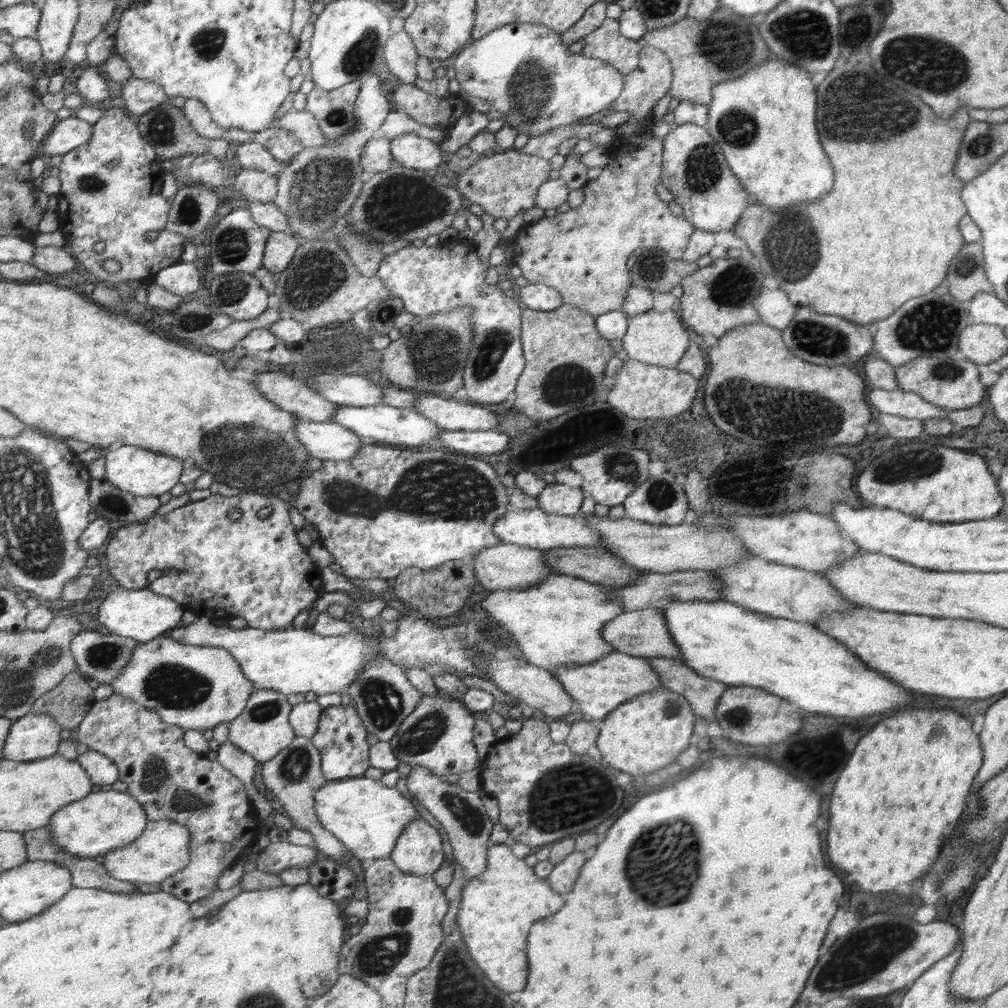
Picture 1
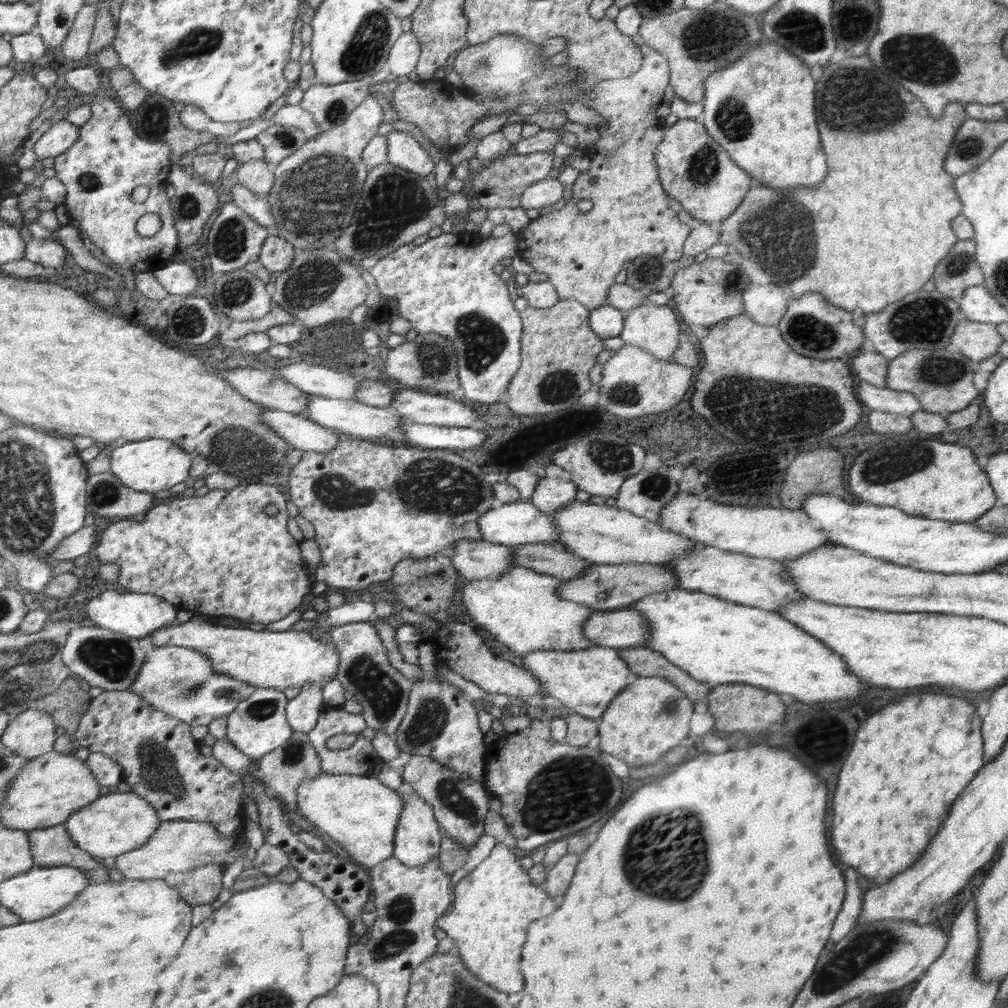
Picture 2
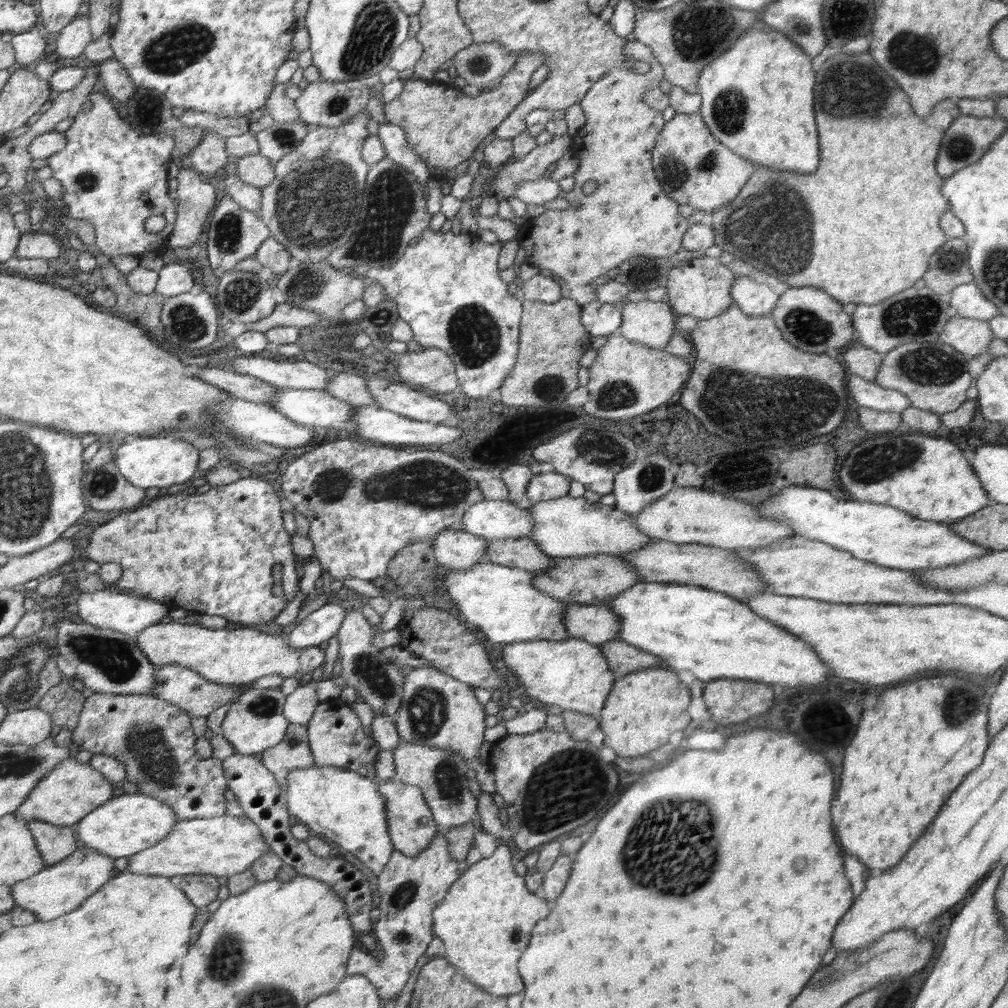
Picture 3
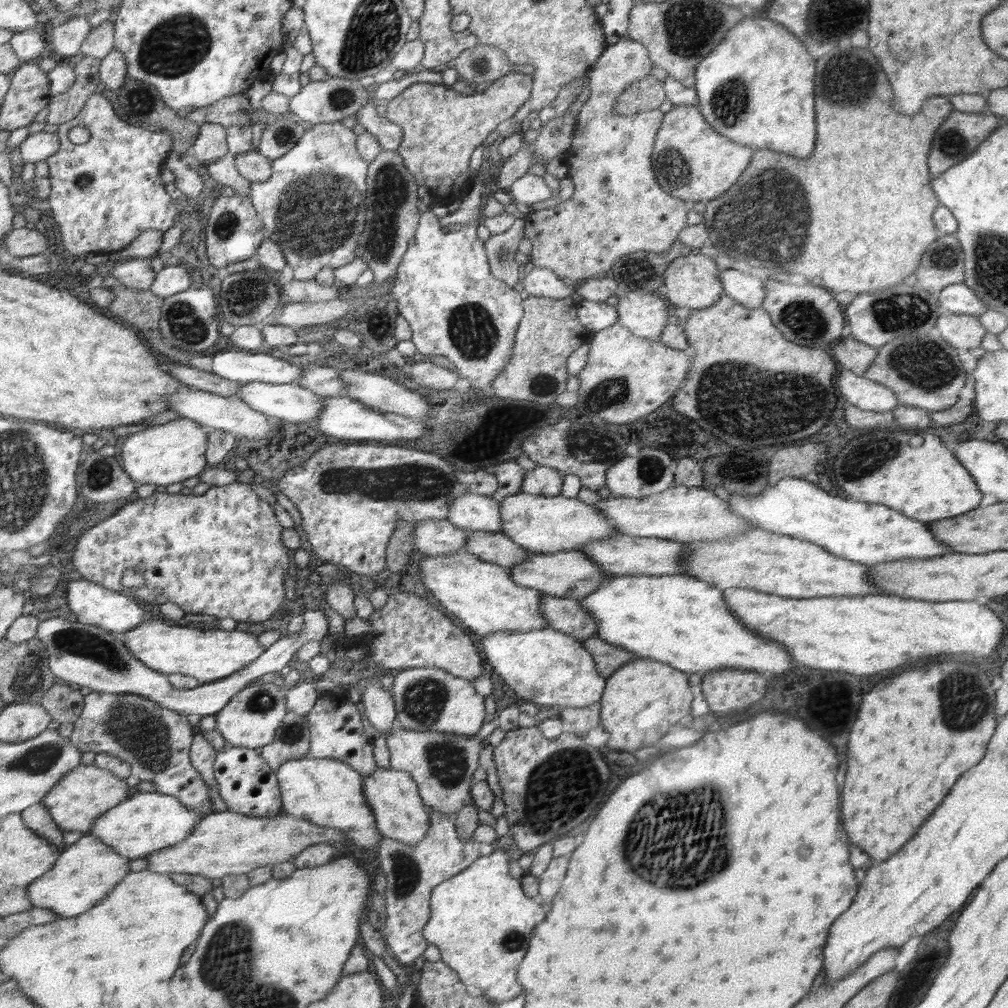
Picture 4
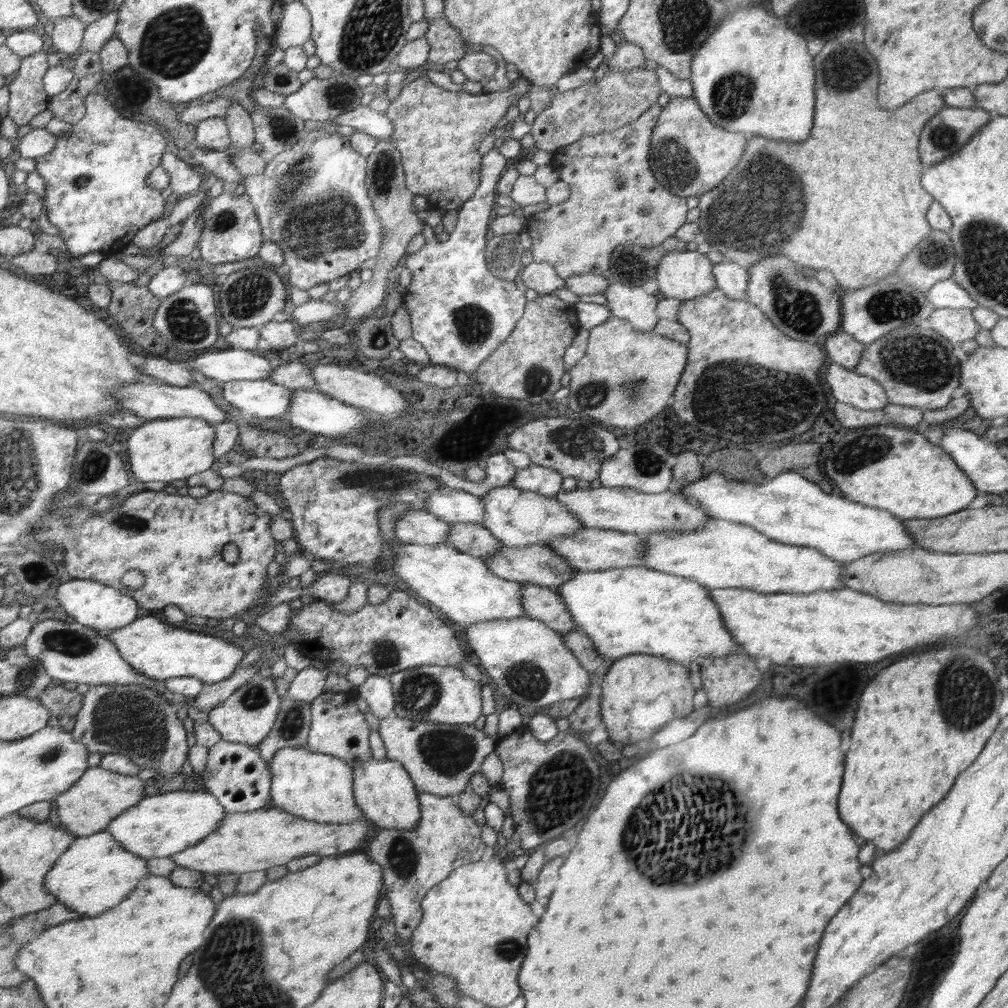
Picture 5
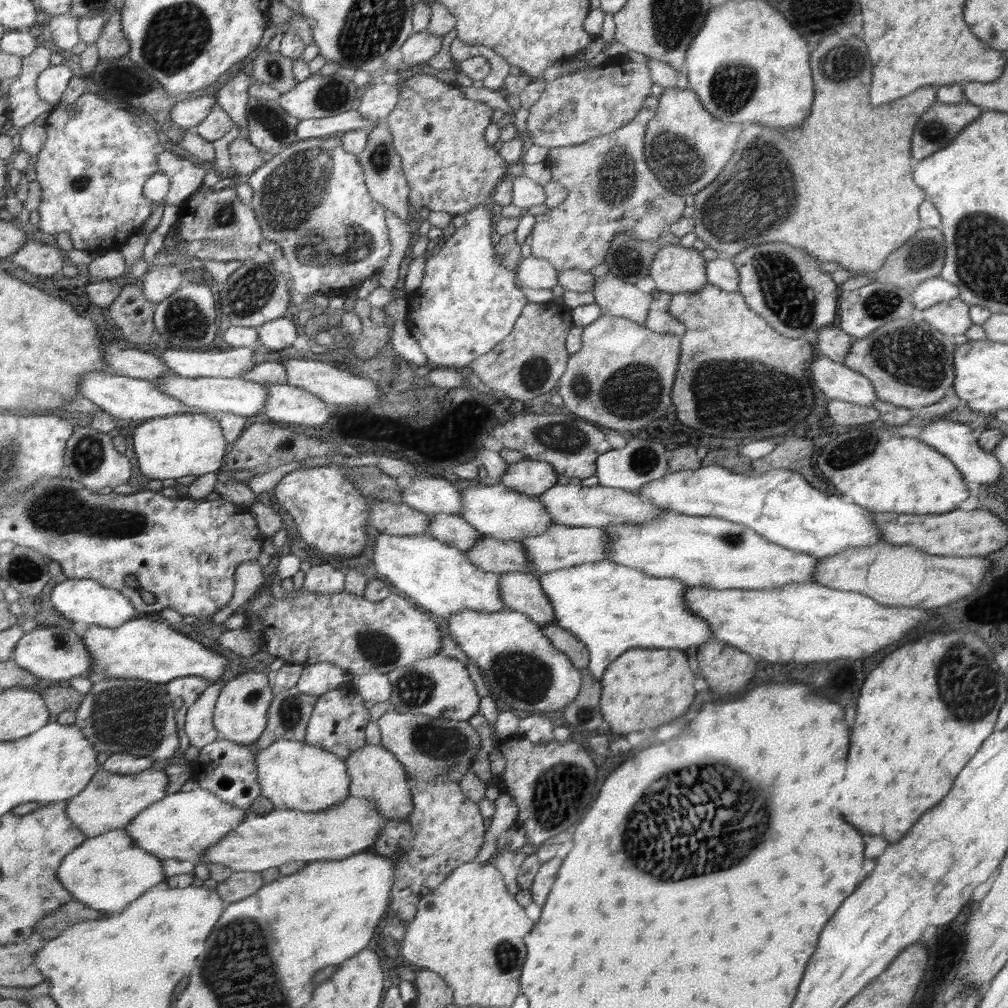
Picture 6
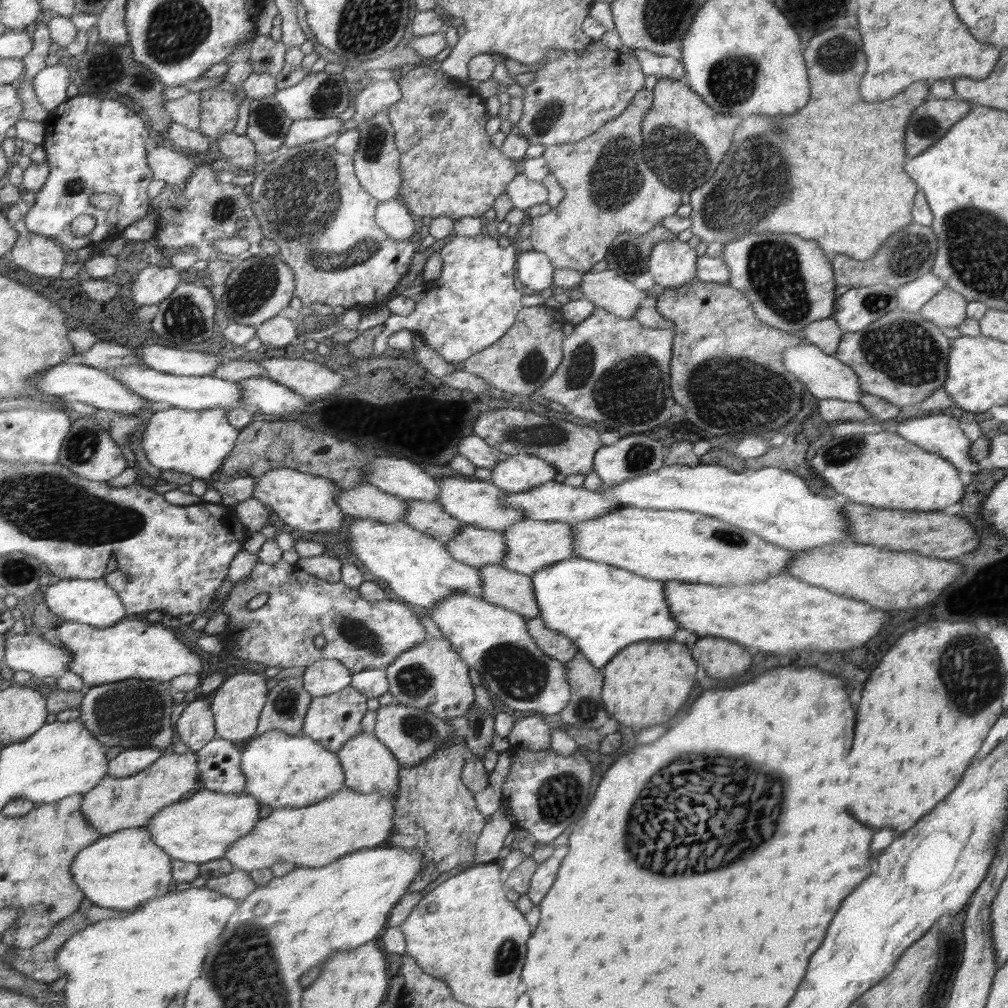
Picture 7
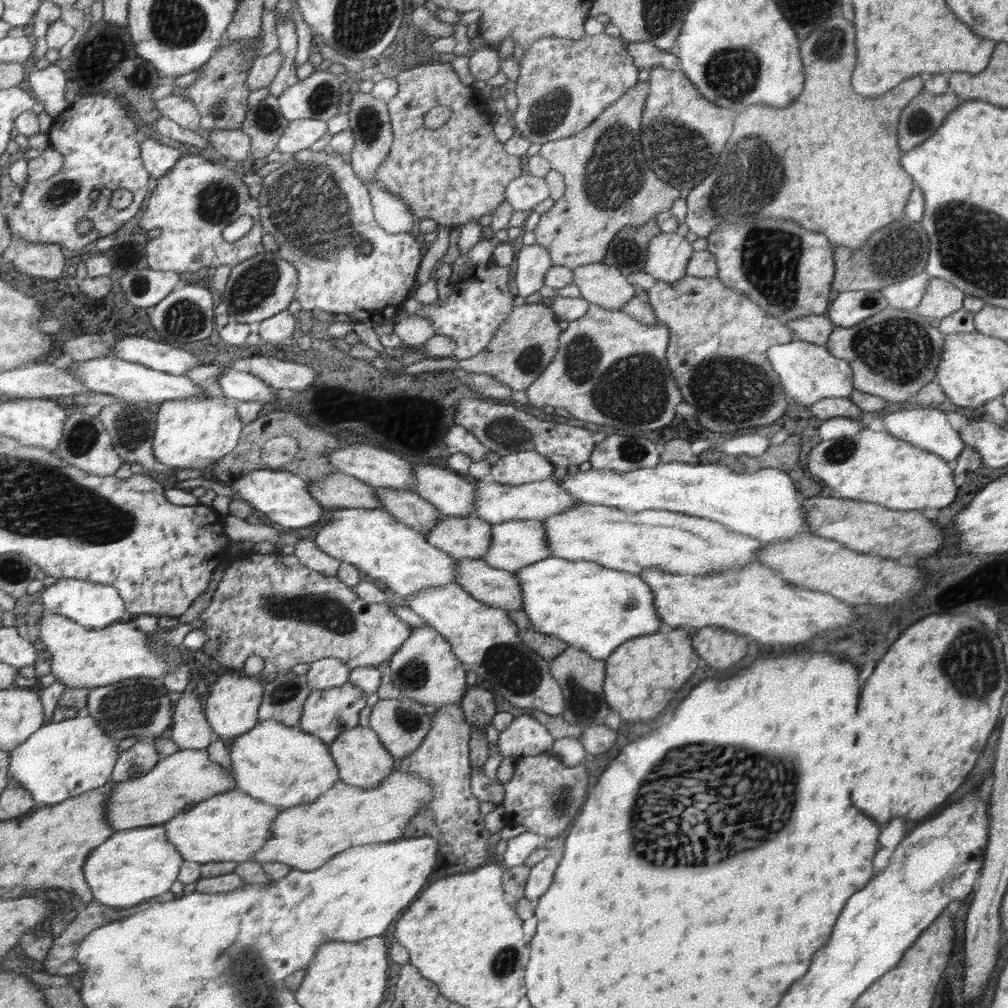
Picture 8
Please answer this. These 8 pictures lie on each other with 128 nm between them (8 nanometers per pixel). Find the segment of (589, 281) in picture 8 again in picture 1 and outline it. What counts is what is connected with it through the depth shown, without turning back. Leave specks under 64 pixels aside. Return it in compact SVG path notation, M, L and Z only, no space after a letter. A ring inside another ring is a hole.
M653 308L631 317L621 340L630 359L664 368L678 366L689 347L688 332L676 311L659 312Z

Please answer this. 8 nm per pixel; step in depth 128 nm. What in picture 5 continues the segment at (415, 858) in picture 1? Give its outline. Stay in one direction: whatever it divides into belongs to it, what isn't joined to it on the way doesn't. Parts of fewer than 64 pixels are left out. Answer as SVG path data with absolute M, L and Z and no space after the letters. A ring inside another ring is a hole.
M373 756L354 768L354 795L360 800L359 808L368 812L368 820L374 830L396 829L399 831L415 830L422 820L422 808L419 793L410 773L398 761L388 757L375 759Z

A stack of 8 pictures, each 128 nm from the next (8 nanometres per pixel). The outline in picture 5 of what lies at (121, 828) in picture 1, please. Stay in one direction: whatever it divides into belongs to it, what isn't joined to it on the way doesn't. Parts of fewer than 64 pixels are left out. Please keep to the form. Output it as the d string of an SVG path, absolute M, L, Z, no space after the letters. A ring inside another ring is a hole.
M171 791L146 797L109 826L124 848L147 859L172 857L200 844L227 819L227 809L212 791Z

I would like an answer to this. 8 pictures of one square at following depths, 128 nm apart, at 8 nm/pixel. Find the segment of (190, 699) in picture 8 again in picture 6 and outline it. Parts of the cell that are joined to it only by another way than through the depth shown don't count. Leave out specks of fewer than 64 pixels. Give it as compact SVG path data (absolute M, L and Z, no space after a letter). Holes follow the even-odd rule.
M223 679L214 682L198 699L198 702L192 708L189 708L186 720L186 732L192 745L203 749L220 738L221 732L215 725L215 711L221 692L229 682Z

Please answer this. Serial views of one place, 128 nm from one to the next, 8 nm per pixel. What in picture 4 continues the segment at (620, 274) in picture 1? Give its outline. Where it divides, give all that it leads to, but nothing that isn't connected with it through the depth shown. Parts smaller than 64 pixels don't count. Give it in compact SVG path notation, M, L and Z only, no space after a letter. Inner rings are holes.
M630 38L607 46L590 74L590 97L579 112L578 130L571 150L560 157L569 168L567 176L573 182L574 192L568 200L553 209L534 210L525 217L523 229L525 237L532 242L532 264L535 267L551 268L565 282L602 278L606 270L614 266L616 259L636 251L668 251L676 244L679 232L686 228L686 204L679 197L660 190L652 170L651 154L655 136L665 114L654 109L634 116L611 115L618 96L636 80L650 75L654 66L648 53L649 50L642 43Z

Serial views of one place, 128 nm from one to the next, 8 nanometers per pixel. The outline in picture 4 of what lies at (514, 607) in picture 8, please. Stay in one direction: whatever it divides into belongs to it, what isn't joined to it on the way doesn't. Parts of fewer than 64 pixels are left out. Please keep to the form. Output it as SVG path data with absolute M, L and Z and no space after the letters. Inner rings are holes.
M544 595L540 609L554 630L567 633L578 641L586 640L597 634L595 620L580 606L578 599Z

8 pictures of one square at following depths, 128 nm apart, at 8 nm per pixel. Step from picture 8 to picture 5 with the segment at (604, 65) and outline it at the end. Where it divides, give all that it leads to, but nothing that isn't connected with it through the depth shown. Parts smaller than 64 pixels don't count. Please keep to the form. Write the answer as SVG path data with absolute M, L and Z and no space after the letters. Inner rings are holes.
M644 66L631 70L606 71L602 80L593 80L563 93L553 92L549 105L538 113L530 125L536 148L554 152L584 136L612 133L648 111L662 93L658 74Z

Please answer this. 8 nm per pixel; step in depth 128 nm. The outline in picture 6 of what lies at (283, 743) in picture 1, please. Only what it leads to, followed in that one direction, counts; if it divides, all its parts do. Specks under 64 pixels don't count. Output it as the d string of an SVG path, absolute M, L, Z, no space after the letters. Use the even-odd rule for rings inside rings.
M248 671L232 679L221 692L215 711L215 725L221 732L220 738L233 740L241 745L258 740L266 726L268 708L274 695L266 674Z

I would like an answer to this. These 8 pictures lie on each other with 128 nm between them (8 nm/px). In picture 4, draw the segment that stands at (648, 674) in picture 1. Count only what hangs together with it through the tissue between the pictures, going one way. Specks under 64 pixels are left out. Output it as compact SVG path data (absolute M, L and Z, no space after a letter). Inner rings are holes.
M551 626L530 632L496 631L483 635L481 642L484 648L482 655L489 672L499 676L520 702L534 702L540 708L555 706L561 709L590 707L602 699L607 679L598 674L592 655L581 645L581 641L567 633L554 630Z

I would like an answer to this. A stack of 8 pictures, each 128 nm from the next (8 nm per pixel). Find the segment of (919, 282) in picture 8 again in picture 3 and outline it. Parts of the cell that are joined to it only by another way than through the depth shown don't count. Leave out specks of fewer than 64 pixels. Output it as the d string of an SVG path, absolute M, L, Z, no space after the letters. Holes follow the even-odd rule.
M974 282L956 287L949 295L951 307L956 310L958 316L987 321L1001 314L997 305L988 300Z

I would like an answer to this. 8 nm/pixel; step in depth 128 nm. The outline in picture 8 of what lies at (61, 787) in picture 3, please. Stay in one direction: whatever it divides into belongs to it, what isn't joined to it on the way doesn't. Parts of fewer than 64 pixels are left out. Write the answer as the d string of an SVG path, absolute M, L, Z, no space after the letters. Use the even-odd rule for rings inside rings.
M182 749L163 758L152 772L136 780L117 783L107 799L107 817L117 832L164 825L184 814L190 806L236 788L236 777L224 765L214 762L208 749Z

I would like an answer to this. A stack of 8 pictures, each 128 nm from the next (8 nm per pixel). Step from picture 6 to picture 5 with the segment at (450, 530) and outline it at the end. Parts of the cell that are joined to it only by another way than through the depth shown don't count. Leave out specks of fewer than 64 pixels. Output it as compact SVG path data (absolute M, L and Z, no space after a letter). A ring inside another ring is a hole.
M452 523L446 542L460 552L471 553L484 560L504 546L494 533L478 523Z

